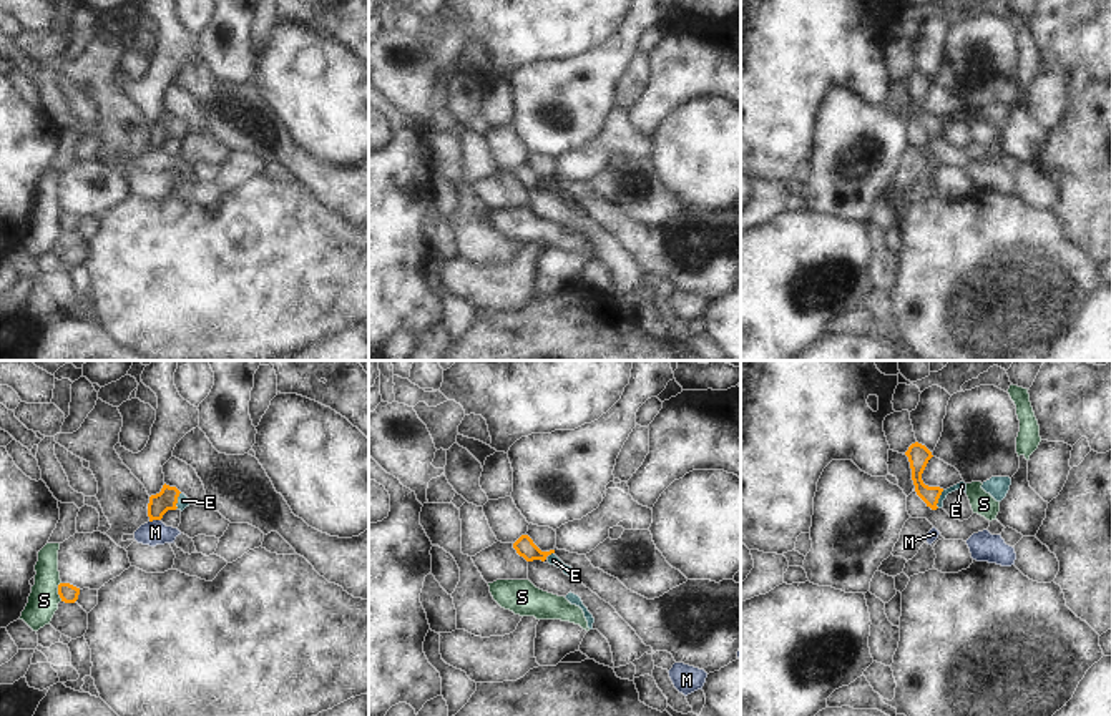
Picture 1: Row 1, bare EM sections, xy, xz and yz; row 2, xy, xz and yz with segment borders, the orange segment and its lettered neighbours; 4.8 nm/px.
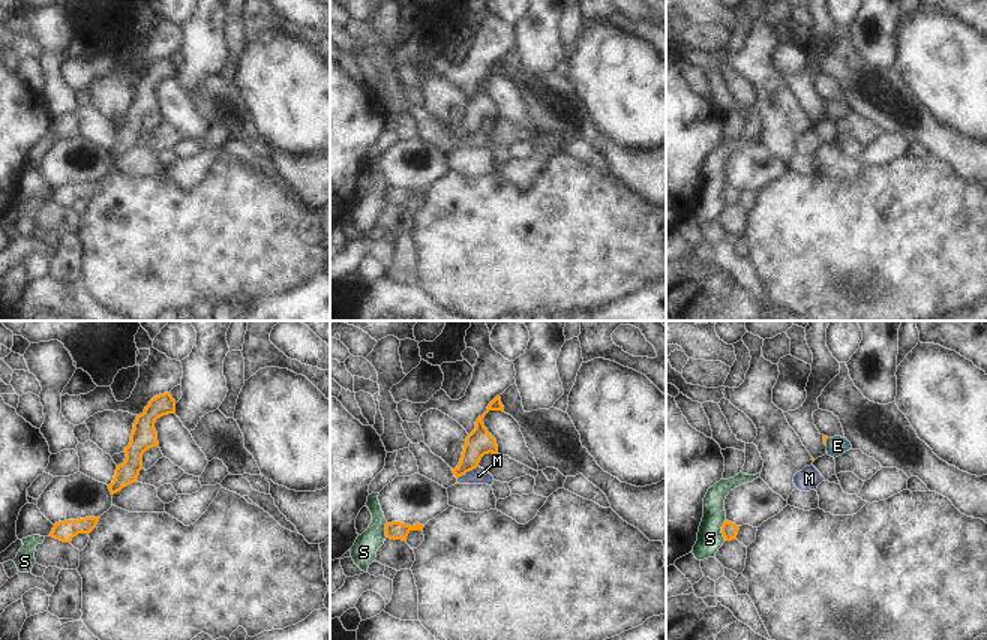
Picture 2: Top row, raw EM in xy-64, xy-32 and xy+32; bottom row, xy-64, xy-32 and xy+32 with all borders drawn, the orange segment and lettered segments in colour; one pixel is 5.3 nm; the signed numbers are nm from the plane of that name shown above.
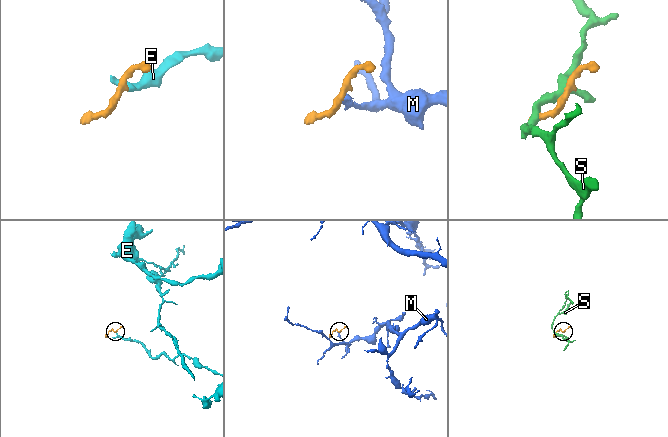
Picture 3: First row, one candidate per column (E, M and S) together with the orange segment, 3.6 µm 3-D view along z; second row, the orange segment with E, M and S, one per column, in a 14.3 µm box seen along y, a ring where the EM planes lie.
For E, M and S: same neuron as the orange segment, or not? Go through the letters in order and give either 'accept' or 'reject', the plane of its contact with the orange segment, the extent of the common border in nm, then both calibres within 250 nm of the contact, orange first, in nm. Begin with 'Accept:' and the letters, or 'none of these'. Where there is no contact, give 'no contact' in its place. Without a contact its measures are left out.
Accept: E
E: accept; contact in yz; length 90 nm; calibres 110 and 50 nm
M: reject; contact in xy; length 60 nm; calibres 100 and 120 nm
S: reject; contact in xy; length 100 nm; calibres 90 and 150 nm

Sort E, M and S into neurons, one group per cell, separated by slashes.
E / M / S

